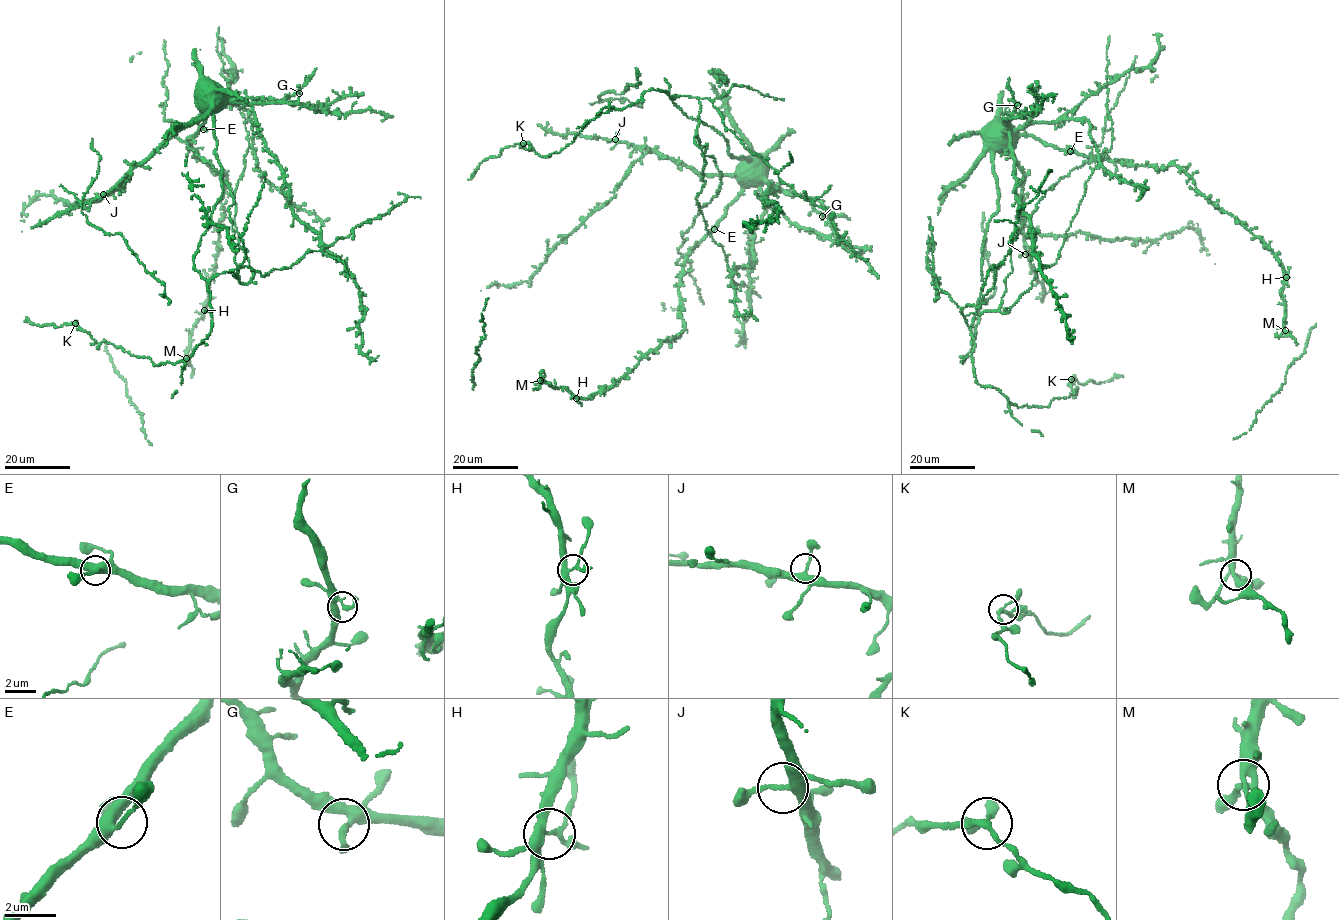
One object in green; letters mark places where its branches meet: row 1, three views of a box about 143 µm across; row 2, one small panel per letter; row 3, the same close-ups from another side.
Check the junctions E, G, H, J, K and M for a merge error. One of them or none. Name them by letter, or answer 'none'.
H

